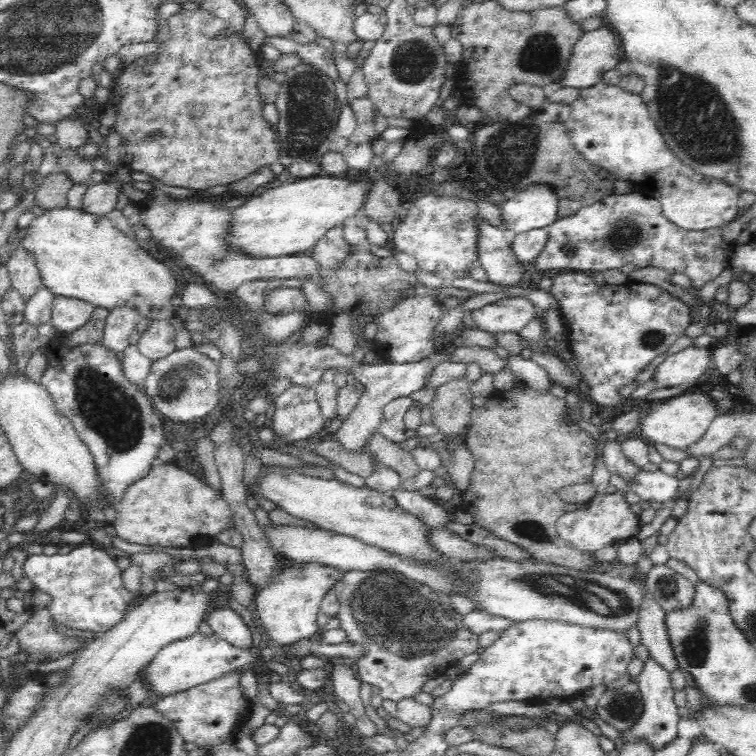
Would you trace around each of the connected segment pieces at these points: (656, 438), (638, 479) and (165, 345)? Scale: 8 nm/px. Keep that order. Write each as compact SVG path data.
M683 393L663 402L658 410L650 412L642 420L642 439L647 442L658 442L676 450L689 450L696 444L708 430L712 421L718 416L720 409L717 404L706 393L687 394Z
M639 468L639 472L628 481L628 491L638 494L646 502L663 503L676 494L678 481L675 476L668 476L659 469L648 472Z
M154 320L146 332L141 334L140 341L136 346L140 353L152 362L165 358L177 350L174 340L175 333L172 324L162 320Z

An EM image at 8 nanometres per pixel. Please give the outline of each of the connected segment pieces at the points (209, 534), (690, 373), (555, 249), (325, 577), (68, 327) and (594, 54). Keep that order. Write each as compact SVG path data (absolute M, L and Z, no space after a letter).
M171 462L155 463L144 478L125 490L120 503L113 535L130 544L193 548L216 540L218 532L234 526L226 499L218 497L204 479L194 477Z
M690 346L677 354L667 356L654 372L651 381L656 383L656 390L678 387L688 388L712 365L712 347L694 348Z
M645 189L630 193L616 194L583 206L574 214L559 218L547 227L548 242L544 250L537 256L536 270L560 270L568 268L573 271L602 272L603 270L641 269L646 267L662 268L669 272L684 273L691 280L692 288L702 288L707 282L718 278L724 270L731 267L732 257L737 243L725 241L721 229L686 230L676 226L662 212L661 202L647 195Z
M283 559L277 577L266 588L254 596L255 610L252 612L264 637L280 647L299 640L317 637L321 631L316 625L322 596L334 588L342 578L336 567L318 563L294 563Z
M56 295L51 310L51 324L59 334L74 333L90 321L94 307L77 298Z
M606 24L596 30L588 30L574 45L563 86L587 89L601 81L608 70L620 62L620 44L616 33Z

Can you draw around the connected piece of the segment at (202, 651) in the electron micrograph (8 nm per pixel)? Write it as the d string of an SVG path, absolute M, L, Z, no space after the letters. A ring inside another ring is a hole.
M205 629L188 638L171 642L159 650L152 662L144 668L141 681L146 686L151 701L184 692L186 689L204 684L204 682L216 680L230 670L245 668L250 662L254 662L257 657L256 653L256 650L250 649L242 651Z

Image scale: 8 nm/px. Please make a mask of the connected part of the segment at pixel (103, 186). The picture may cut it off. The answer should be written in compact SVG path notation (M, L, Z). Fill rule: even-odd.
M110 178L92 183L83 195L82 210L102 217L116 208L120 193L119 183L113 182Z

